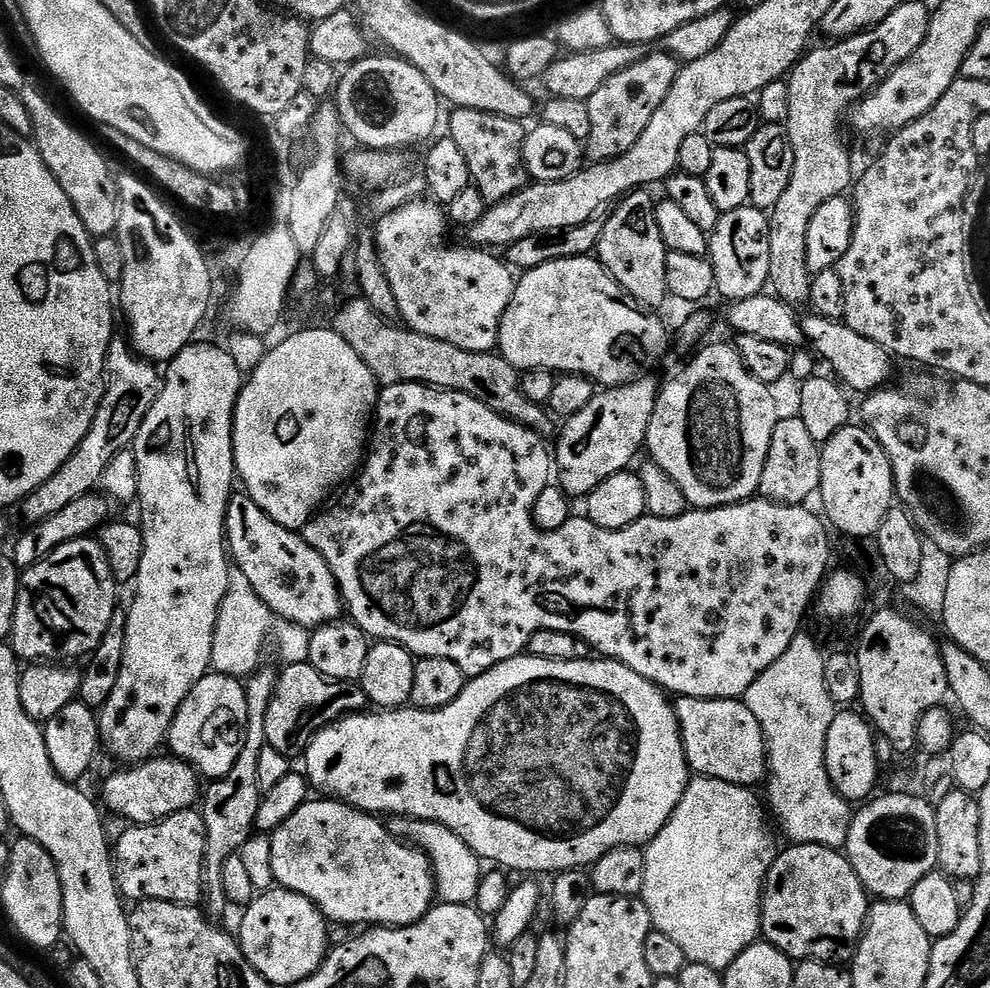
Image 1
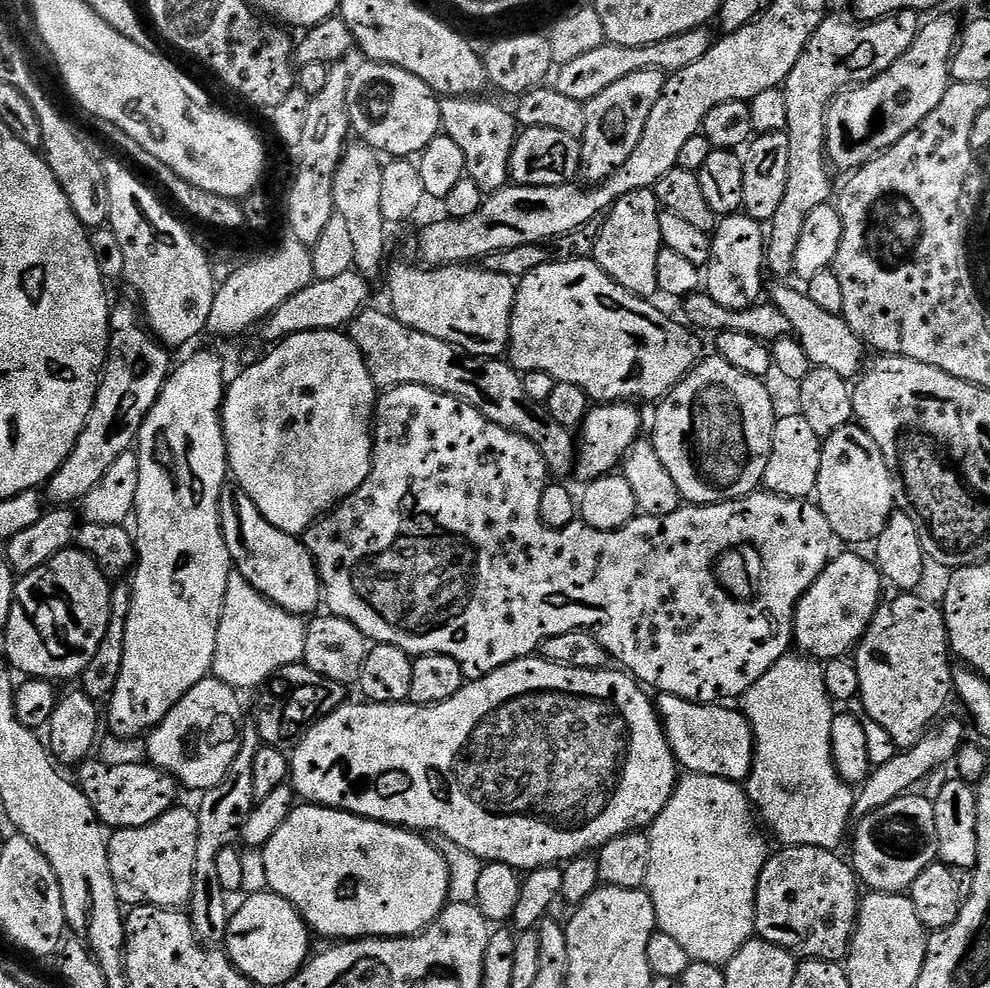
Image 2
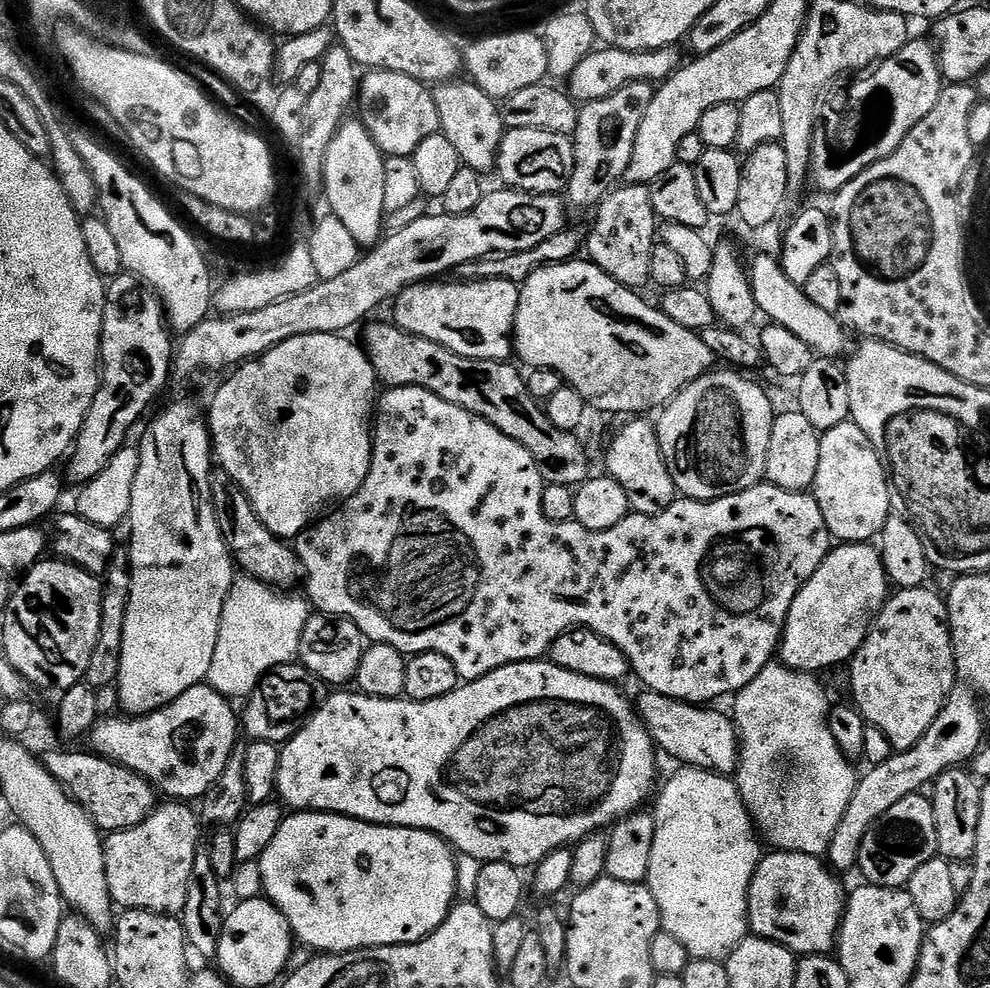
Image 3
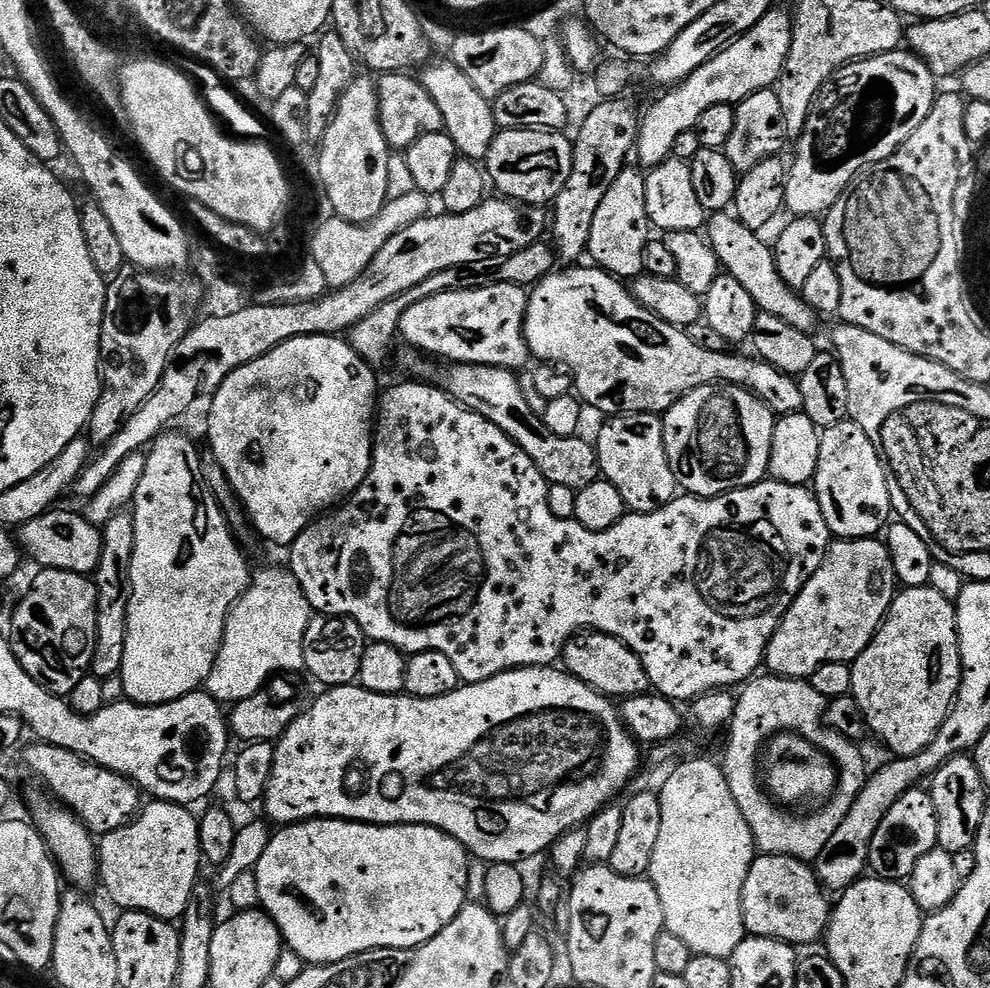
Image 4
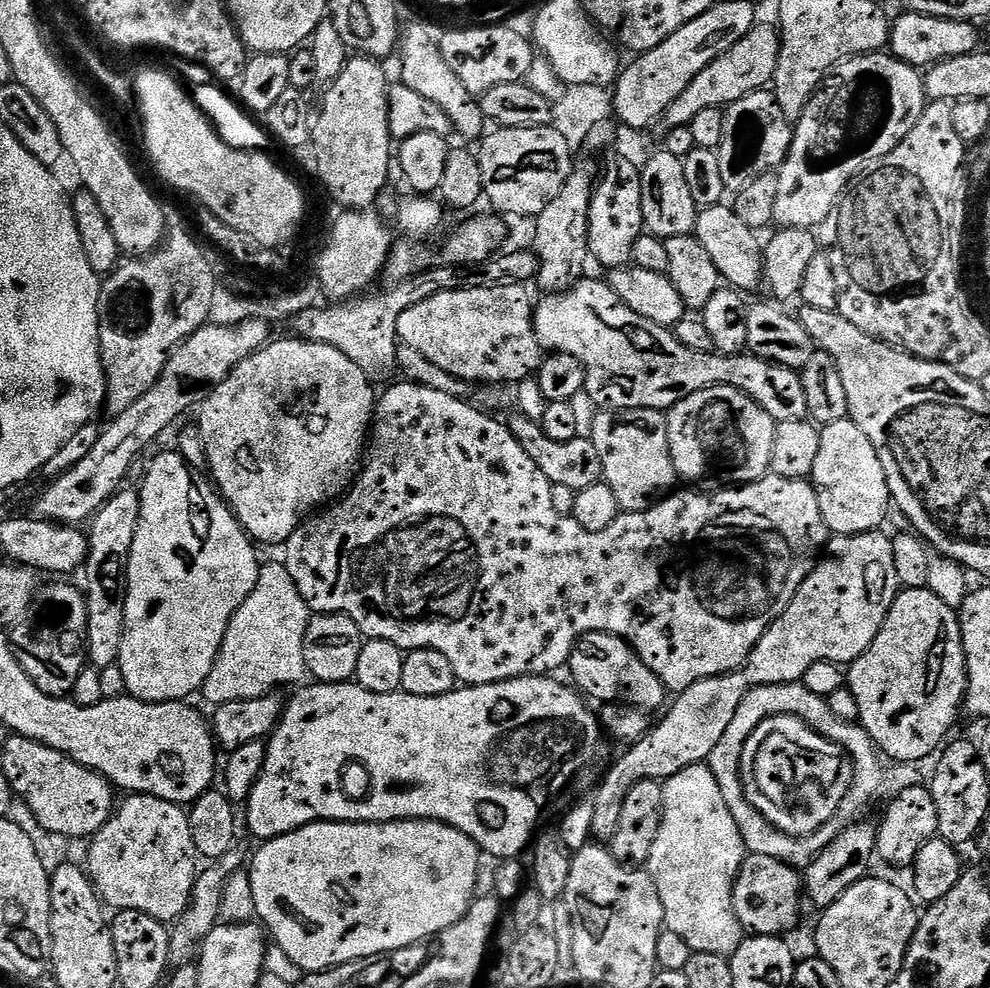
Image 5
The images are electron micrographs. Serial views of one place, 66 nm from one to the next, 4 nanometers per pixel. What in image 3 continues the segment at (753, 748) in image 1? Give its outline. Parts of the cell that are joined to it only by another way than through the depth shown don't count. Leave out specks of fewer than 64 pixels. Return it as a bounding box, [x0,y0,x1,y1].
[634,691,738,777]

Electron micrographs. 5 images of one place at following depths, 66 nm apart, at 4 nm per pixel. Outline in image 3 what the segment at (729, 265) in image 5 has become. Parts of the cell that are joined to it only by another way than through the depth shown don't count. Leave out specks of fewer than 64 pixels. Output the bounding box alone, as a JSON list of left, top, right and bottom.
[746,255,850,358]

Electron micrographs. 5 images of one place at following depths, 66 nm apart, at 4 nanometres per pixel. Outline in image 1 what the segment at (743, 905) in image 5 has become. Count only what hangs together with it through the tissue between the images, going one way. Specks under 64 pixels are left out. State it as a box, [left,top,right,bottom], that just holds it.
[760,844,870,965]

